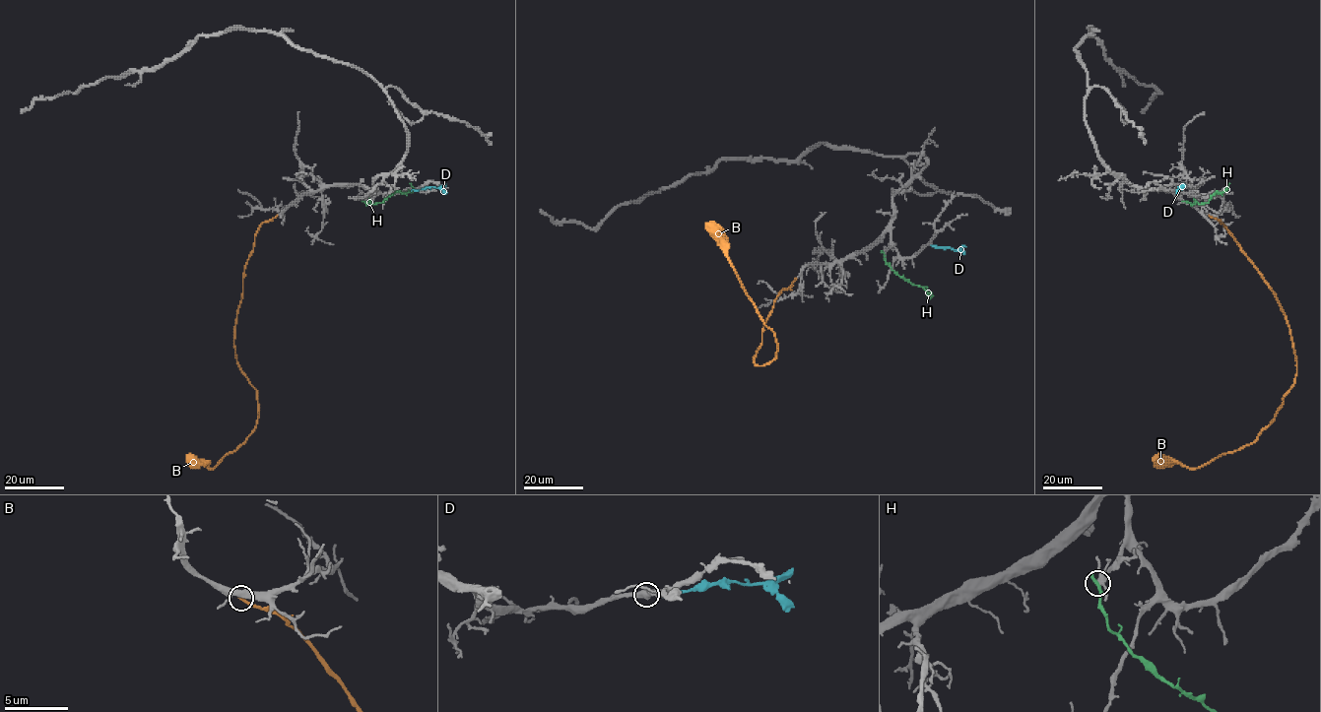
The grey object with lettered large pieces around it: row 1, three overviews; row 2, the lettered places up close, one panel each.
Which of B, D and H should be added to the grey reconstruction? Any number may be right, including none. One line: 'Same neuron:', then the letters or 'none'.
Same neuron: B, D

